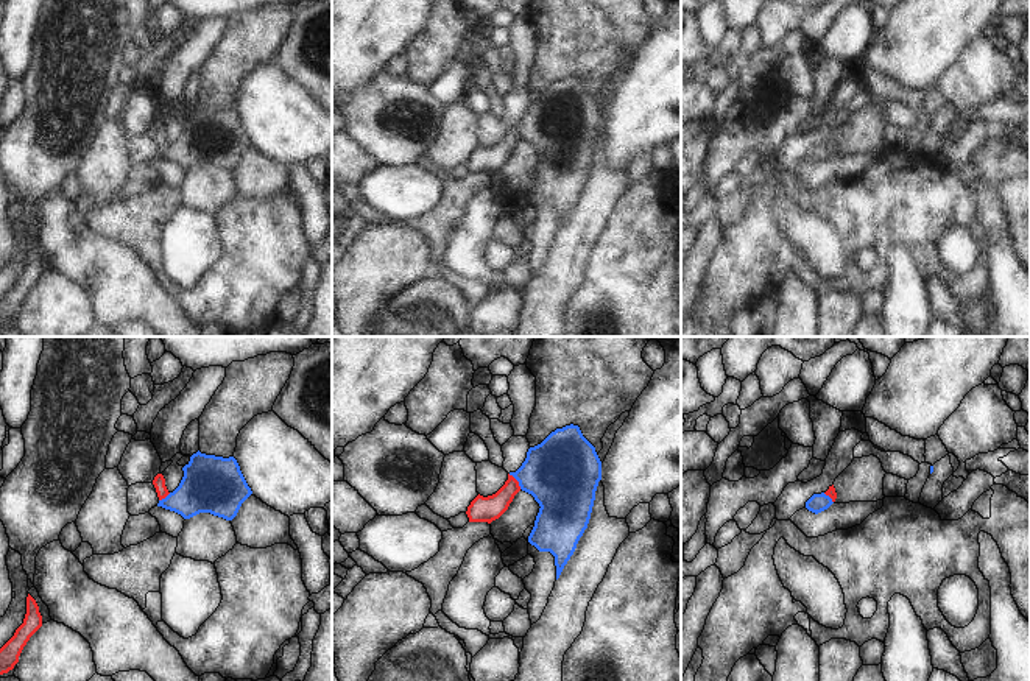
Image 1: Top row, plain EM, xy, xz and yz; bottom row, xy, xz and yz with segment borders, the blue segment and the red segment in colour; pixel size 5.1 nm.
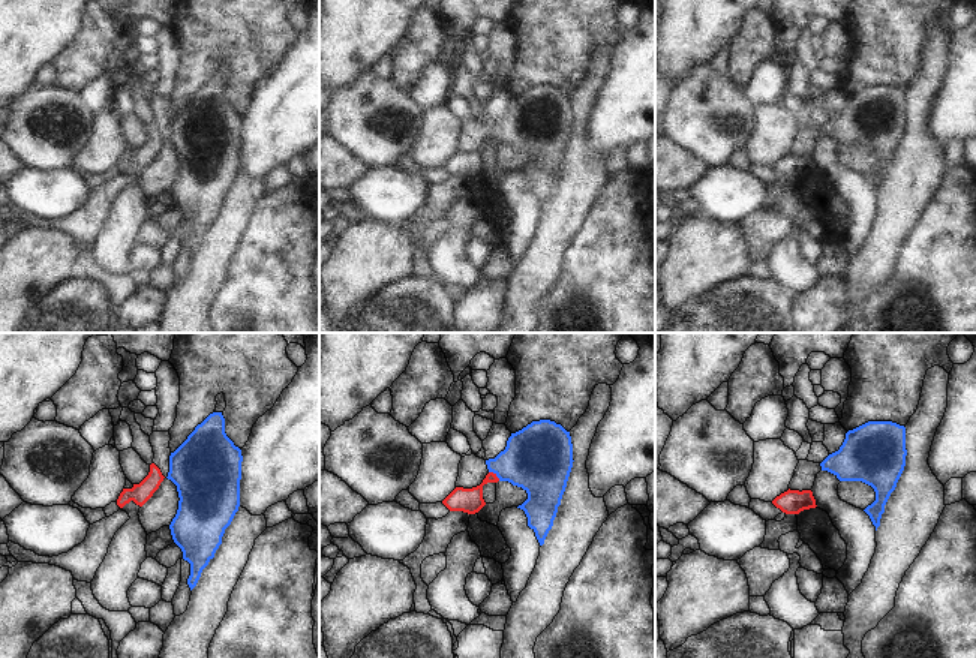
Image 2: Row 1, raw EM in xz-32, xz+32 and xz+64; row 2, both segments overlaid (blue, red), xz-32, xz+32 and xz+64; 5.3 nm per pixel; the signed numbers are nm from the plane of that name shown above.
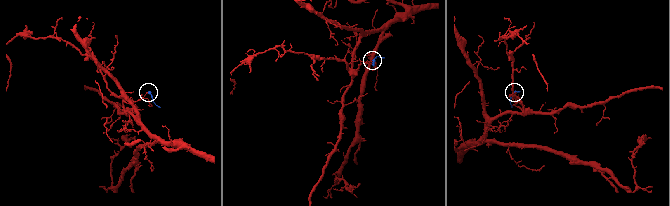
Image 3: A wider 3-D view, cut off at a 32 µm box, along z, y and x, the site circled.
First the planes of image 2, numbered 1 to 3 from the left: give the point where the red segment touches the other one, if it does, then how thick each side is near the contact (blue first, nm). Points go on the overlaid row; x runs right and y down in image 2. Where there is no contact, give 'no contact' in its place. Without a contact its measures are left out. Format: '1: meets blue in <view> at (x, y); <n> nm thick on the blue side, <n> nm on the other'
1: no contact
2: meets blue in xz+32 at (496, 475); 360 nm thick on the blue side, 130 nm on the other
3: no contact

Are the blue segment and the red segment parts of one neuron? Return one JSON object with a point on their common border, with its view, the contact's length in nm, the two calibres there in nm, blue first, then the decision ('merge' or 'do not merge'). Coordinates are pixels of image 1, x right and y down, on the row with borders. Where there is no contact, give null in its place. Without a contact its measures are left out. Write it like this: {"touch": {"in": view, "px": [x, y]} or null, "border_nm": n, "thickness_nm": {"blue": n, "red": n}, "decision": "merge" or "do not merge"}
{"touch": {"in": "xz", "px": [516, 479]}, "border_nm": 100, "thickness_nm": {"blue": 380, "red": 130}, "decision": "do not merge"}

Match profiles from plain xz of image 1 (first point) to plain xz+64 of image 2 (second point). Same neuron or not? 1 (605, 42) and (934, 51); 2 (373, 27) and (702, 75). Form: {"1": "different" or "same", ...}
{"1": "different", "2": "different"}

